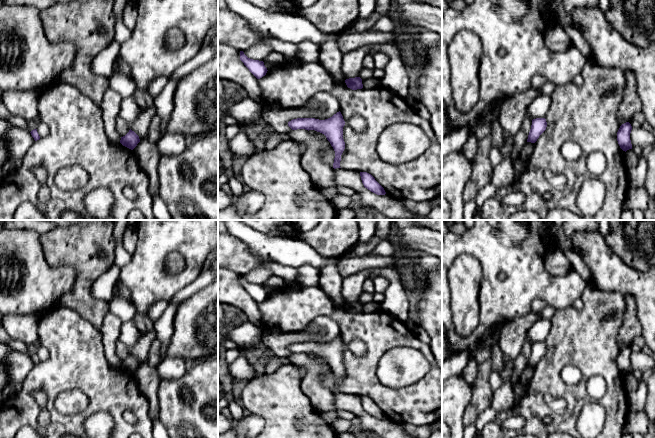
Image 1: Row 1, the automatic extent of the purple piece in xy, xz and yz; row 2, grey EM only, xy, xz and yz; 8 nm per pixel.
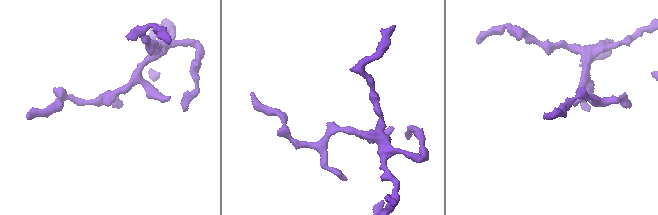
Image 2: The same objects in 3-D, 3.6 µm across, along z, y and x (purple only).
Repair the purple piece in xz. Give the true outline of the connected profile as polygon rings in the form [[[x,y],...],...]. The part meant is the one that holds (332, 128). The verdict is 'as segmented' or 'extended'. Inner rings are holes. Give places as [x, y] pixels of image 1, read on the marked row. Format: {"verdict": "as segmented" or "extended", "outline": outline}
{"verdict": "as segmented", "outline": [[[340,111],[325,120],[319,120],[315,118],[297,118],[288,122],[288,126],[292,130],[315,130],[326,136],[327,140],[330,142],[335,151],[335,158],[333,163],[334,169],[341,168],[341,155],[345,149],[345,142],[343,139],[344,125],[345,121]]]}

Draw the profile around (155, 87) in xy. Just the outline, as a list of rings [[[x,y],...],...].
[[[165,76],[157,77],[152,82],[150,82],[146,91],[153,98],[155,98],[156,96],[158,96],[162,92],[165,85],[167,84],[167,82],[168,82],[168,77],[165,77]]]

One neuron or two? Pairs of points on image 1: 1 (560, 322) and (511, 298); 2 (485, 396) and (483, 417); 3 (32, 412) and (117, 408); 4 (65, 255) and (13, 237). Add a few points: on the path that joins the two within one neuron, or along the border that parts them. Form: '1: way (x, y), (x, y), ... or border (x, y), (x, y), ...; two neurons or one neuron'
1: border (571, 305), (556, 309); two neurons
2: border (494, 391), (491, 403), (478, 415), (474, 424); two neurons
3: way (34, 385), (39, 380), (90, 381); one neuron
4: border (39, 234), (39, 242), (44, 259), (54, 267); two neurons

